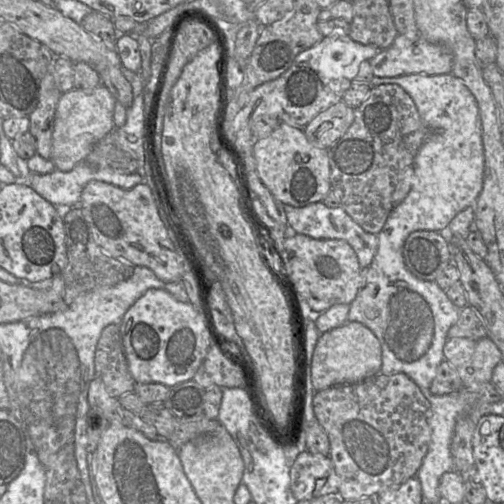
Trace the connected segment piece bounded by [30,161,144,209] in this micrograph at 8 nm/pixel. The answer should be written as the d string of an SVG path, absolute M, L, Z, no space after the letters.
M85 161L72 170L62 172L55 169L49 174L30 174L30 187L57 208L73 208L79 202L84 186L92 181L105 182L122 189L131 189L144 183L138 173L121 174L111 167L95 169Z

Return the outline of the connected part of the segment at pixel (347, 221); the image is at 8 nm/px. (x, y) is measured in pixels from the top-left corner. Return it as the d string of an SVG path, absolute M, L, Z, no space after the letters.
M316 202L302 207L285 205L285 213L288 226L295 233L314 239L345 240L354 249L362 269L366 269L372 263L378 246L377 235L363 230L342 207L329 208L323 202Z

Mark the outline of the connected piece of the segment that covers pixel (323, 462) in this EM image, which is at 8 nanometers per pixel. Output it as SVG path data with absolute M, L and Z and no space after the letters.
M302 451L290 468L290 490L296 501L337 493L339 478L329 456Z

